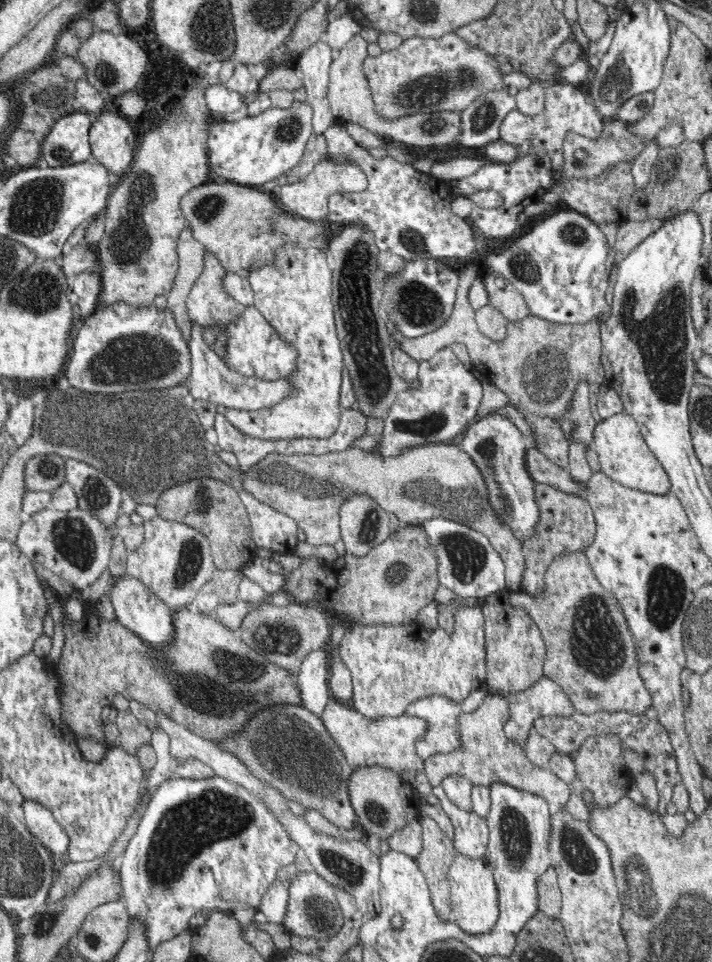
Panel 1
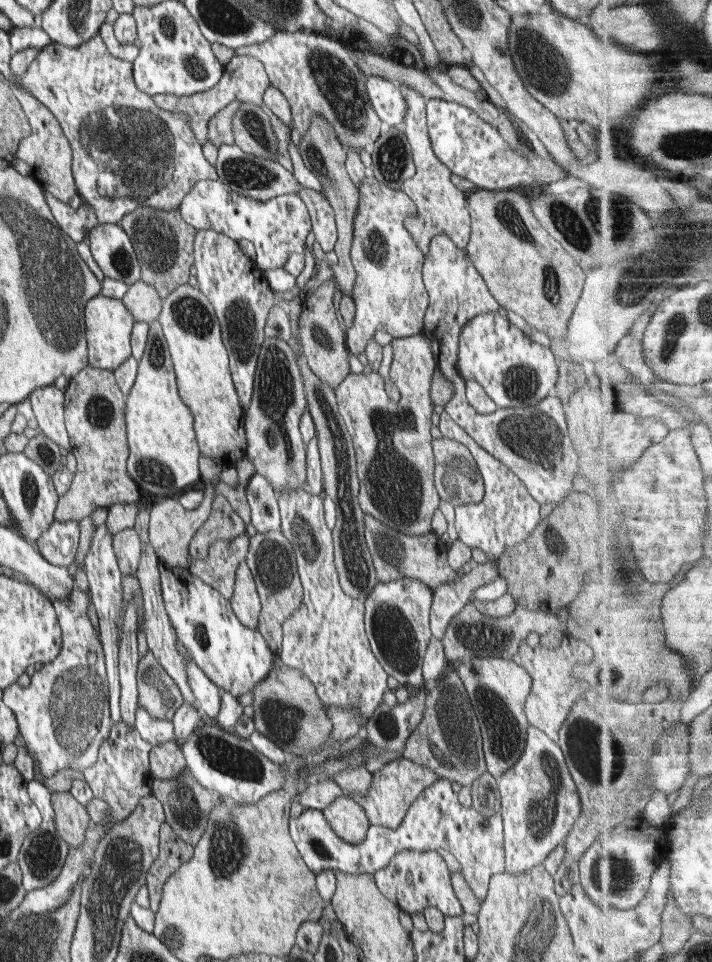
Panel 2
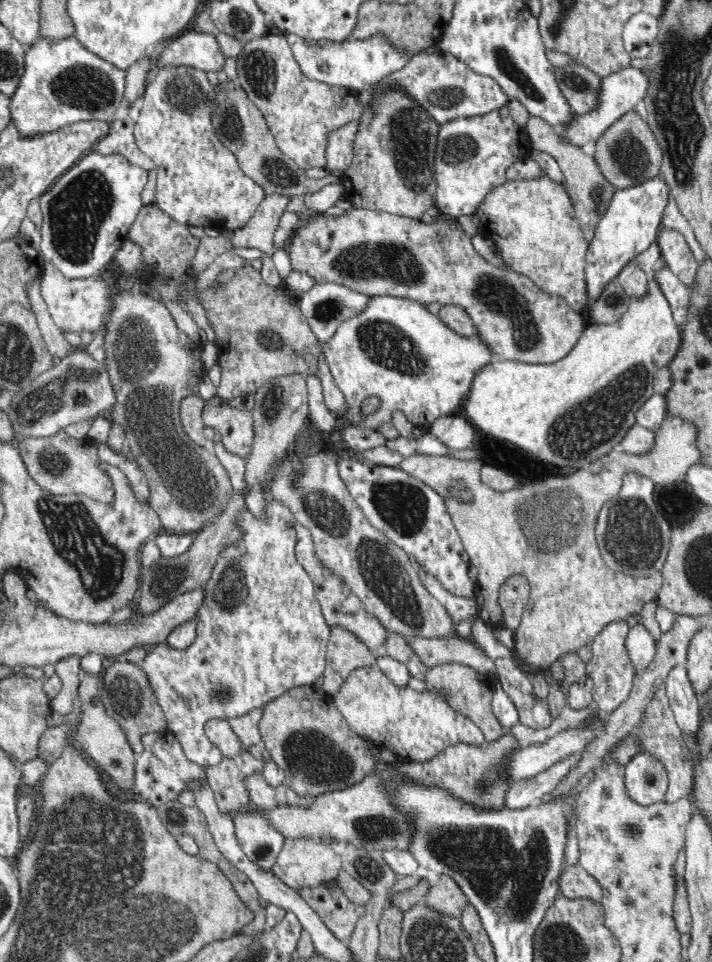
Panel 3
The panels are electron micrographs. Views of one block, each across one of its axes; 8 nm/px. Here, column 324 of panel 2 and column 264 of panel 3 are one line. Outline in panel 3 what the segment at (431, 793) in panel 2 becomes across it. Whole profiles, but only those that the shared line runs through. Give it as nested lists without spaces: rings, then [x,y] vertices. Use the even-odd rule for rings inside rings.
[[[234,812],[236,839],[241,850],[263,871],[272,870],[285,838],[260,813]]]

